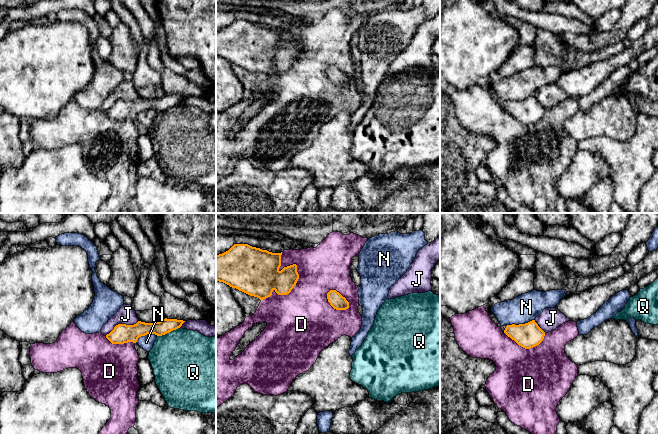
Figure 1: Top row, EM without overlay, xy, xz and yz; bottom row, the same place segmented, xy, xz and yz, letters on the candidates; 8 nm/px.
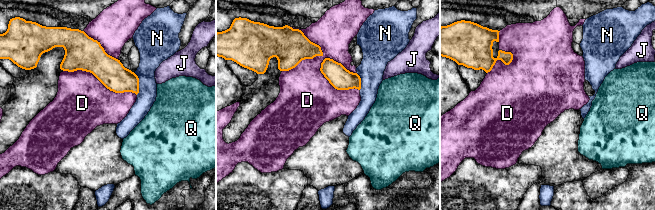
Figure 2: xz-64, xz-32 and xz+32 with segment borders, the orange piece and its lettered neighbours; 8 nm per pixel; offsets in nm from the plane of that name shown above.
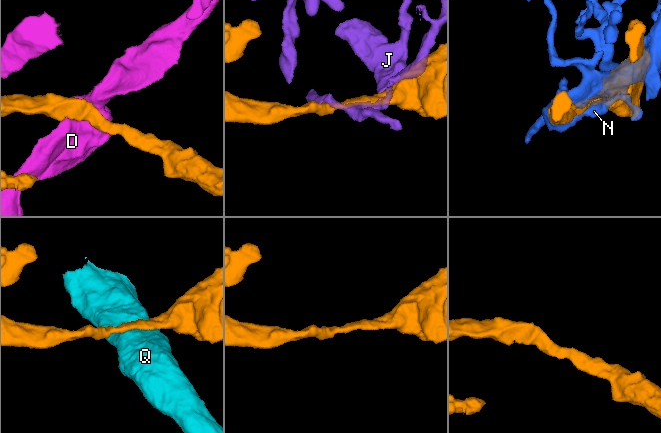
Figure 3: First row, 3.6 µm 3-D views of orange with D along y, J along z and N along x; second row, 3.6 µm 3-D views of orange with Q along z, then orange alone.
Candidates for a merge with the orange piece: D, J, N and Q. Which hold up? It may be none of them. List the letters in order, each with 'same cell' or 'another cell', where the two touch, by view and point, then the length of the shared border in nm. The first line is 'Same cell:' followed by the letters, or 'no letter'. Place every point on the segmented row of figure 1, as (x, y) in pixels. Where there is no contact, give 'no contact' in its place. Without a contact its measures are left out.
Same cell: no letter
D: another cell; contact xz (298, 276); length 420 nm
J: another cell; contact xy (121, 324); length 300 nm
N: another cell; contact yz (519, 324); length 240 nm
Q: another cell; contact xy (168, 332); length 200 nm

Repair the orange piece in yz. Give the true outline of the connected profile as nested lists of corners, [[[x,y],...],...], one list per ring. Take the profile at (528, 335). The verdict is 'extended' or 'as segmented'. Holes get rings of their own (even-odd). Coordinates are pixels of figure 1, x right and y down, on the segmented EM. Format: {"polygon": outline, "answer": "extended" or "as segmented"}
{"polygon": [[[535,320],[525,324],[507,325],[504,333],[525,349],[539,345],[545,336],[545,332],[538,326]]], "answer": "as segmented"}

